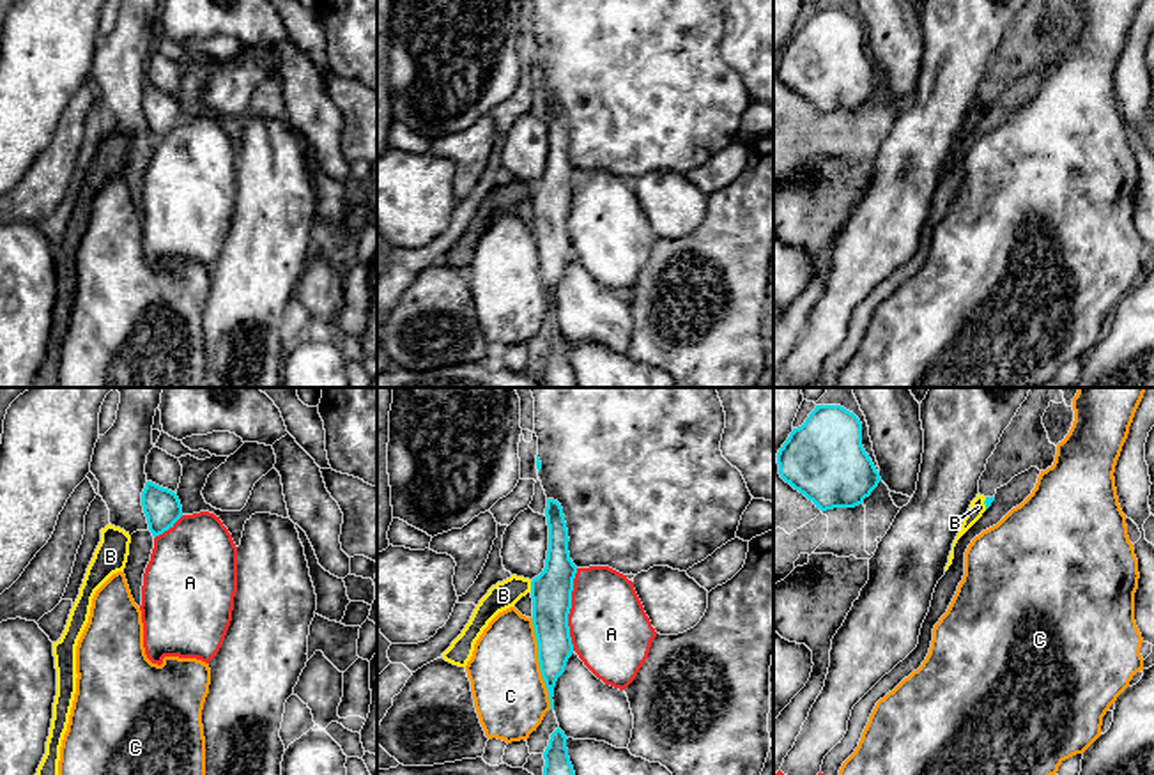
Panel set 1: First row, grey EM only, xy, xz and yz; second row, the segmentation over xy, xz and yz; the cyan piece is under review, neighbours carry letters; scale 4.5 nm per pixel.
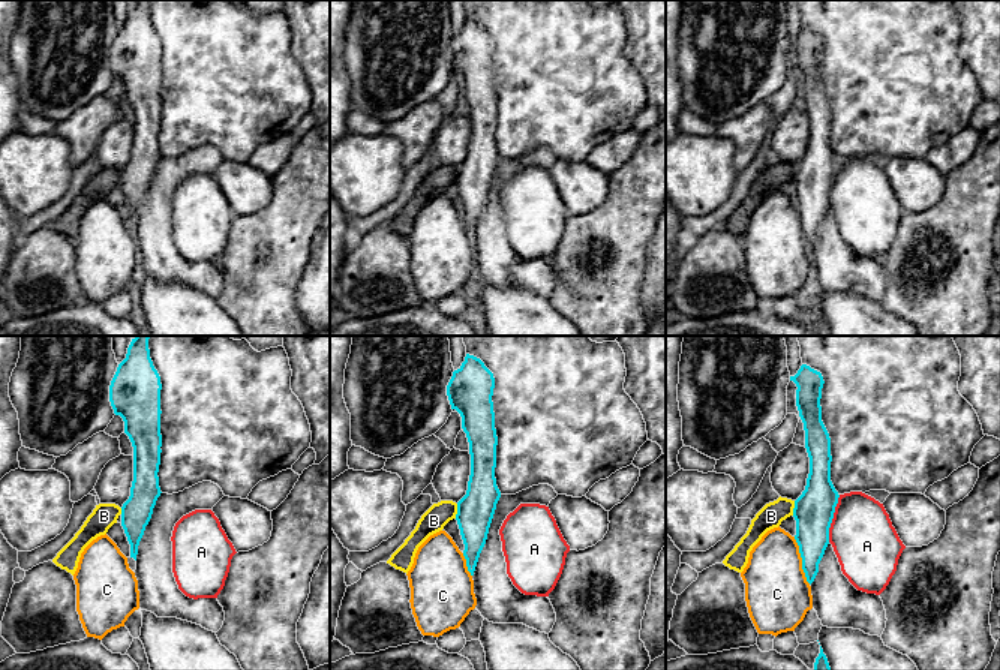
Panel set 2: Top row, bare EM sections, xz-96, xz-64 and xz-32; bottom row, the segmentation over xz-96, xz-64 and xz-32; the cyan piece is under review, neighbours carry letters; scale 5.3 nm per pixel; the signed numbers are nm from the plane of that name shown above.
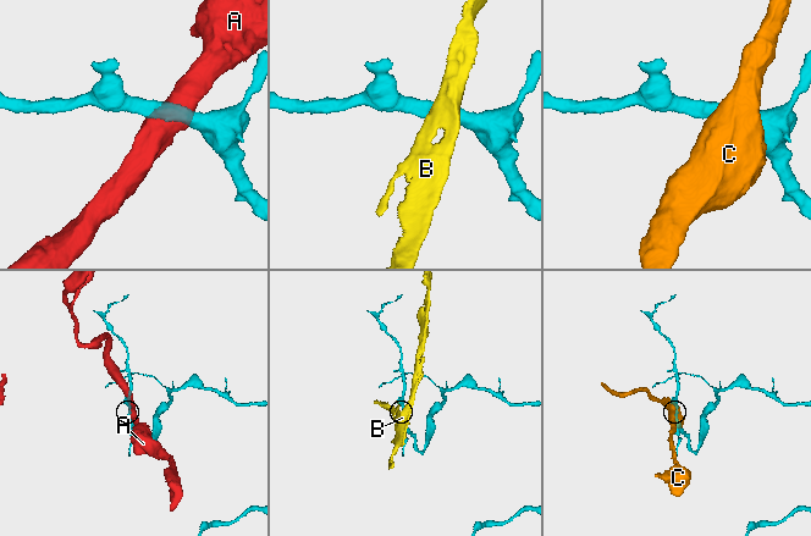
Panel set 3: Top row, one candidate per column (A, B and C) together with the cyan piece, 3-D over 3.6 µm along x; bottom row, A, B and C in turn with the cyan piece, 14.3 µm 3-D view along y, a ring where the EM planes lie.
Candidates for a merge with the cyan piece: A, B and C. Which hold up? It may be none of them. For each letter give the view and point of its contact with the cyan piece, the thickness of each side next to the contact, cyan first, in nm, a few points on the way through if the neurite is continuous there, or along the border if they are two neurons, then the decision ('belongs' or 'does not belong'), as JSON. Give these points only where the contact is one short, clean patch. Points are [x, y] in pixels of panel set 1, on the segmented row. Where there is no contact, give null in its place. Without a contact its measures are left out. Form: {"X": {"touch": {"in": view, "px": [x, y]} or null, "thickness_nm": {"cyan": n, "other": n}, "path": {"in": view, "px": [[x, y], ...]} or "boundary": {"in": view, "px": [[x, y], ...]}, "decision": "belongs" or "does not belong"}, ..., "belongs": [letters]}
{"A": {"touch": {"in": "xz", "px": [570, 607]}, "thickness_nm": {"cyan": 190, "other": 360}, "decision": "does not belong"}, "B": {"touch": {"in": "xz", "px": [531, 586]}, "thickness_nm": {"cyan": 190, "other": 120}, "boundary": {"in": "xz", "px": [[530, 581], [531, 591]]}, "decision": "does not belong"}, "C": {"touch": {"in": "xz", "px": [540, 664]}, "thickness_nm": {"cyan": 160, "other": 340}, "decision": "does not belong"}, "belongs": []}

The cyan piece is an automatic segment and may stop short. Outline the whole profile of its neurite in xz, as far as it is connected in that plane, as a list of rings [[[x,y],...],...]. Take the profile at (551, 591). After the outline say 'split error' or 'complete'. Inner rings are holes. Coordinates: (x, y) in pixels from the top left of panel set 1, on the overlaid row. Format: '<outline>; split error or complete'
[[[547,499],[549,550],[543,572],[531,580],[533,626],[538,642],[538,662],[545,681],[550,710],[554,687],[573,653],[568,614],[577,566],[568,552],[568,529],[563,508]]]; complete

